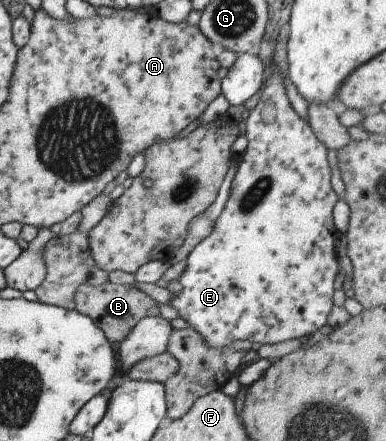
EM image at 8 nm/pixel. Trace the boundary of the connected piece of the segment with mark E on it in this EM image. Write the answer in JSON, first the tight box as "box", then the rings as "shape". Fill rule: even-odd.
{"box":[166,63,339,347],"shape":[[[269,63],[269,75],[265,79],[265,85],[258,93],[258,101],[252,107],[247,119],[245,120],[245,139],[247,140],[246,149],[240,154],[237,160],[237,169],[230,183],[228,198],[225,205],[216,217],[214,226],[209,226],[208,230],[202,235],[202,240],[197,243],[186,255],[187,265],[183,269],[183,273],[174,281],[168,281],[166,289],[169,291],[169,305],[173,307],[173,311],[179,315],[189,328],[197,331],[203,339],[203,343],[207,347],[227,347],[231,343],[239,340],[247,340],[251,343],[272,344],[289,341],[289,339],[301,339],[305,335],[311,336],[315,331],[319,330],[327,322],[329,314],[335,310],[331,297],[333,295],[334,277],[339,272],[337,268],[337,258],[333,249],[333,243],[338,236],[331,211],[333,205],[337,203],[337,196],[331,190],[329,183],[330,171],[327,162],[327,149],[311,131],[308,123],[303,121],[301,117],[295,113],[289,101],[287,93],[285,93],[285,85],[283,79],[277,71],[277,65]]]}

